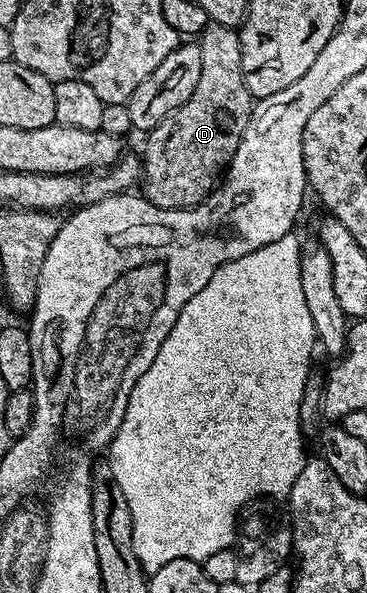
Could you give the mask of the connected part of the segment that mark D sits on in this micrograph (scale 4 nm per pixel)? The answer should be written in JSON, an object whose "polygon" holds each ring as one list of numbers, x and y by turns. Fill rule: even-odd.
{"polygon":[[208,21,197,41,201,48,201,77,197,79,197,88,193,88,193,96,181,104,157,128,146,135,147,143,141,153,141,193,157,208,166,210,184,210,201,204,219,185,225,171,230,166,237,152,237,144,241,144,241,136,249,124,249,116,253,99,249,88,245,88,245,76,241,68,241,40,236,27,226,26]]}

